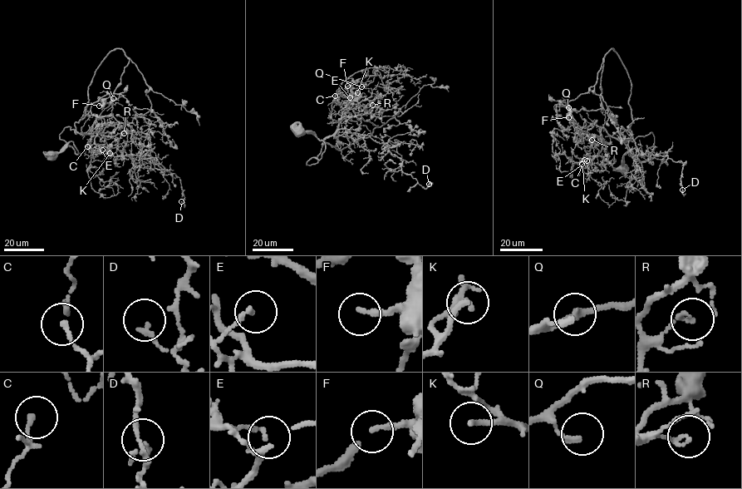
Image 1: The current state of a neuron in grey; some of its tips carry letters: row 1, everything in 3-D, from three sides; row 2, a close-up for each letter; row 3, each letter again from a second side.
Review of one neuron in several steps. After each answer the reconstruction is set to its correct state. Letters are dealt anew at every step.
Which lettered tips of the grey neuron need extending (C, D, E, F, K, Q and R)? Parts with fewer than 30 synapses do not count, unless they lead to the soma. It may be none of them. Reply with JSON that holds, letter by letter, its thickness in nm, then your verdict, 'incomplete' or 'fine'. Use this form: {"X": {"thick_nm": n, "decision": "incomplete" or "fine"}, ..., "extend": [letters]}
{"C": {"thick_nm": 110, "decision": "fine"}, "D": {"thick_nm": 150, "decision": "fine"}, "E": {"thick_nm": 150, "decision": "fine"}, "F": {"thick_nm": 200, "decision": "fine"}, "K": {"thick_nm": 180, "decision": "incomplete"}, "Q": {"thick_nm": 190, "decision": "fine"}, "R": {"thick_nm": 140, "decision": "fine"}, "extend": ["K"]}

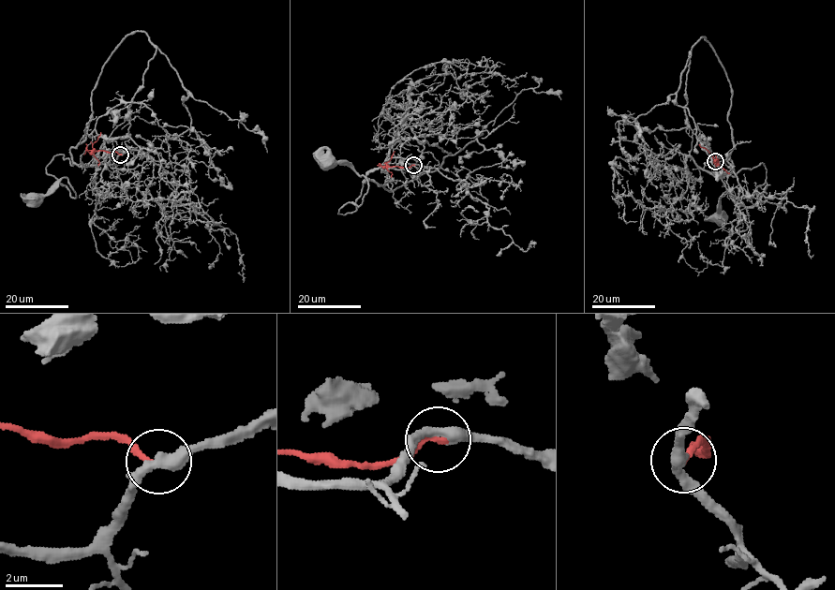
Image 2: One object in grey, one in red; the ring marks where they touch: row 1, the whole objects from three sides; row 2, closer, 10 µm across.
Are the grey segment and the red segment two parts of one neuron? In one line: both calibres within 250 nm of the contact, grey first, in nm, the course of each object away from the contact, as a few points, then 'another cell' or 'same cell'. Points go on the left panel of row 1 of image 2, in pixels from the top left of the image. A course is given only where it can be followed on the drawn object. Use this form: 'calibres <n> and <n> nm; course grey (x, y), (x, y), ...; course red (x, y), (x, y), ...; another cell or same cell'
calibres 400 and 240 nm; course grey (120, 154), (111, 164), (78, 166), (56, 154), (46, 172), (75, 198), (62, 177), (35, 199); course red (120, 154), (96, 151), (93, 147), (101, 132); same cell

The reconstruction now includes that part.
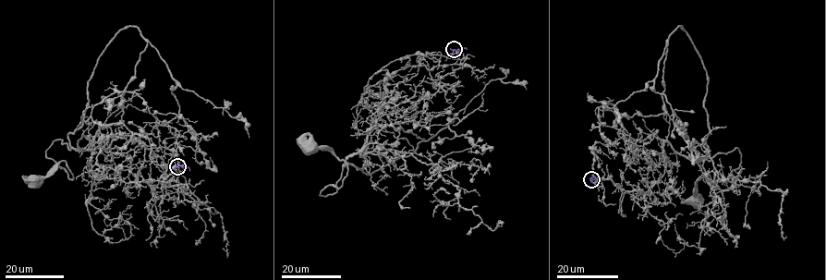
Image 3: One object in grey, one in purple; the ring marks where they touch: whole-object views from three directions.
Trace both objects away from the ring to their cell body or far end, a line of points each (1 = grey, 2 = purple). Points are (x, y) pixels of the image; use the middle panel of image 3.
1: (454, 49), (369, 80), (375, 127), (334, 193), (320, 195), (347, 164), (310, 149)
2: (454, 49), (467, 49)

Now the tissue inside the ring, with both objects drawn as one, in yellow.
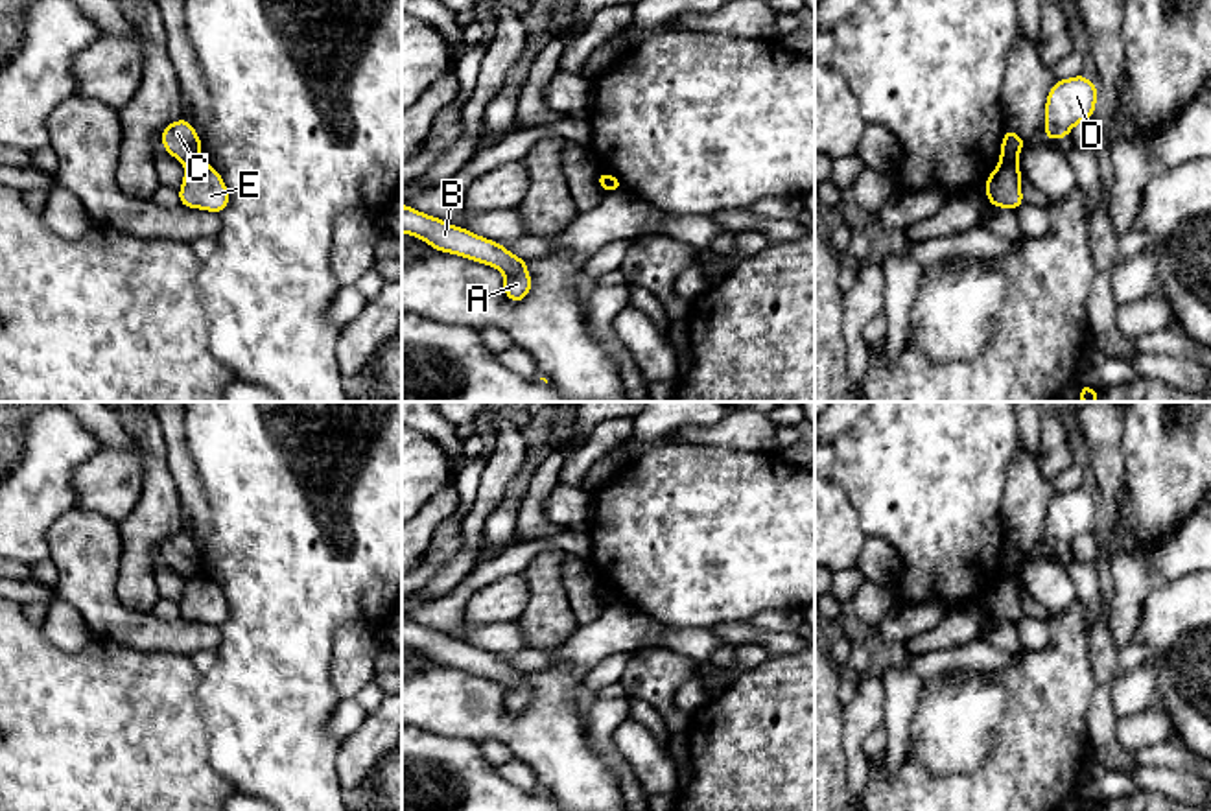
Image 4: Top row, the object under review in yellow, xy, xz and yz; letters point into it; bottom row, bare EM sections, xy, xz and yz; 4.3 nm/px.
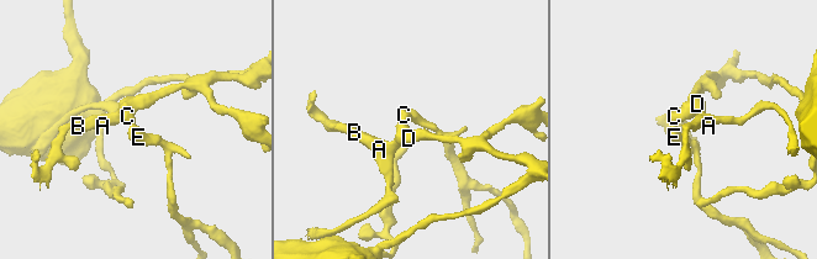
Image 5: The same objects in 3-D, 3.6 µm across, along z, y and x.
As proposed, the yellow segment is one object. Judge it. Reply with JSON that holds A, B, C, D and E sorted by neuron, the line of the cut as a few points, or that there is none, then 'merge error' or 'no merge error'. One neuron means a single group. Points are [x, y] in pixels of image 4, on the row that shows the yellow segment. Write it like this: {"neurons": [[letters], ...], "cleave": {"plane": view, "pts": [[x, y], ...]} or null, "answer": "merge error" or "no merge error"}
{"neurons": [["A", "B", "C", "D"], ["E"]], "cleave": {"plane": "yz", "pts": [[1016, 161], [999, 164]]}, "answer": "merge error"}

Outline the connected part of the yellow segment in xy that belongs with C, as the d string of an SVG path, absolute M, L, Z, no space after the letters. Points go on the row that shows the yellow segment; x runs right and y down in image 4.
M186 118L171 122L160 131L160 142L171 157L184 166L192 166L203 159L201 136L195 133Z

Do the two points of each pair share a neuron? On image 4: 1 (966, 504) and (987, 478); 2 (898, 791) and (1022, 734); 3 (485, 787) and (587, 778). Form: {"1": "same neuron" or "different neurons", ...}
{"1": "same neuron", "2": "same neuron", "3": "different neurons"}

